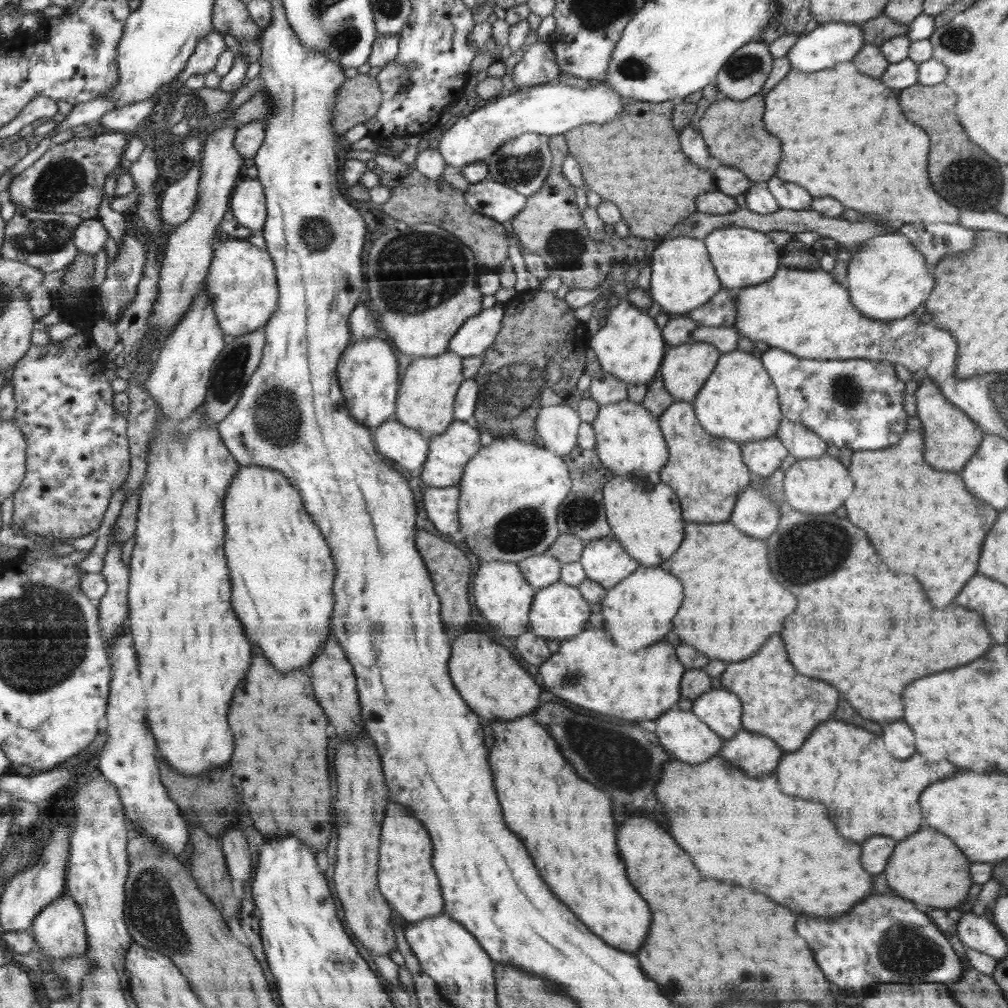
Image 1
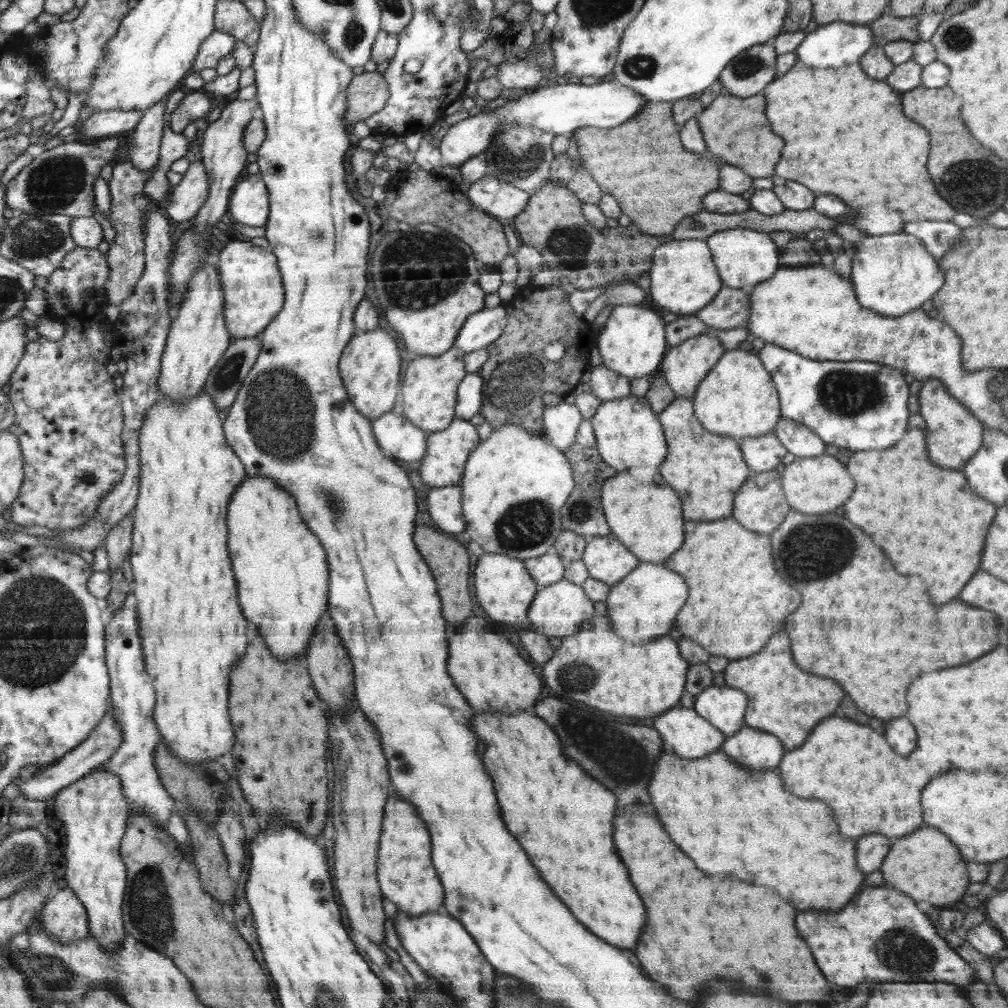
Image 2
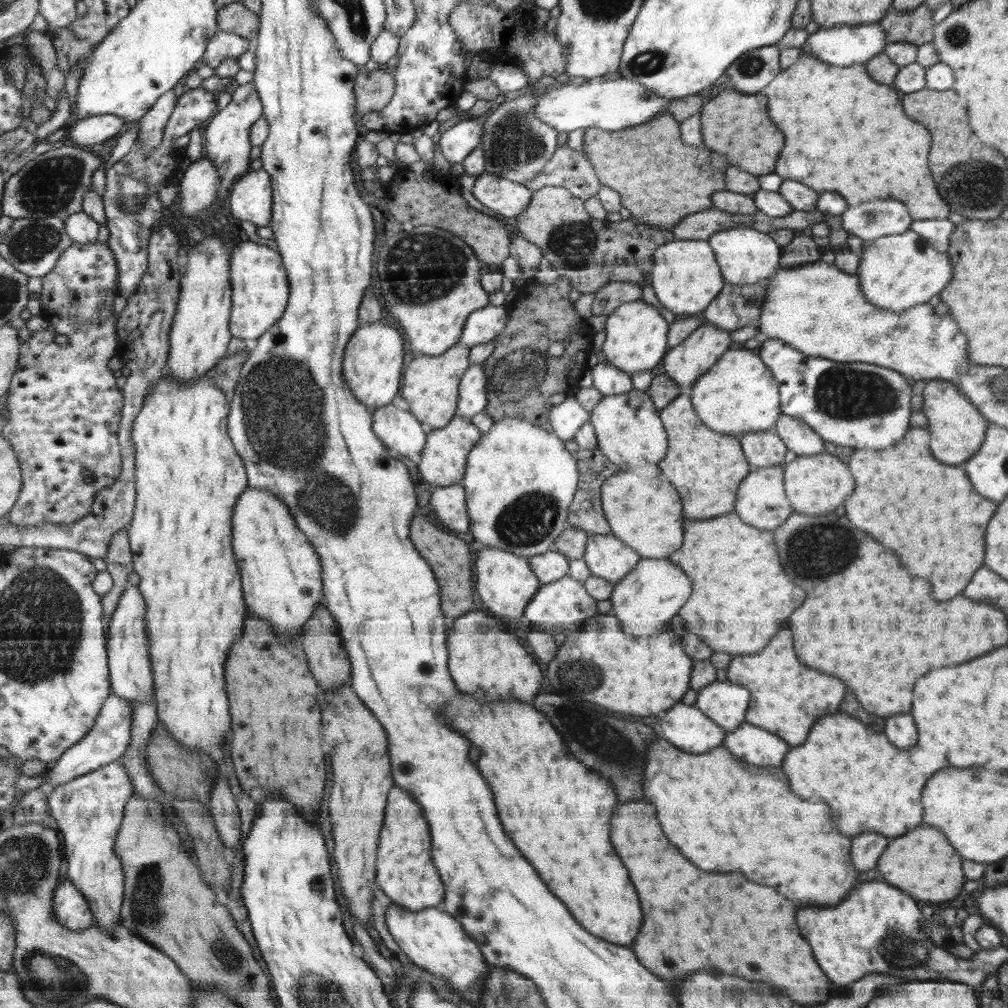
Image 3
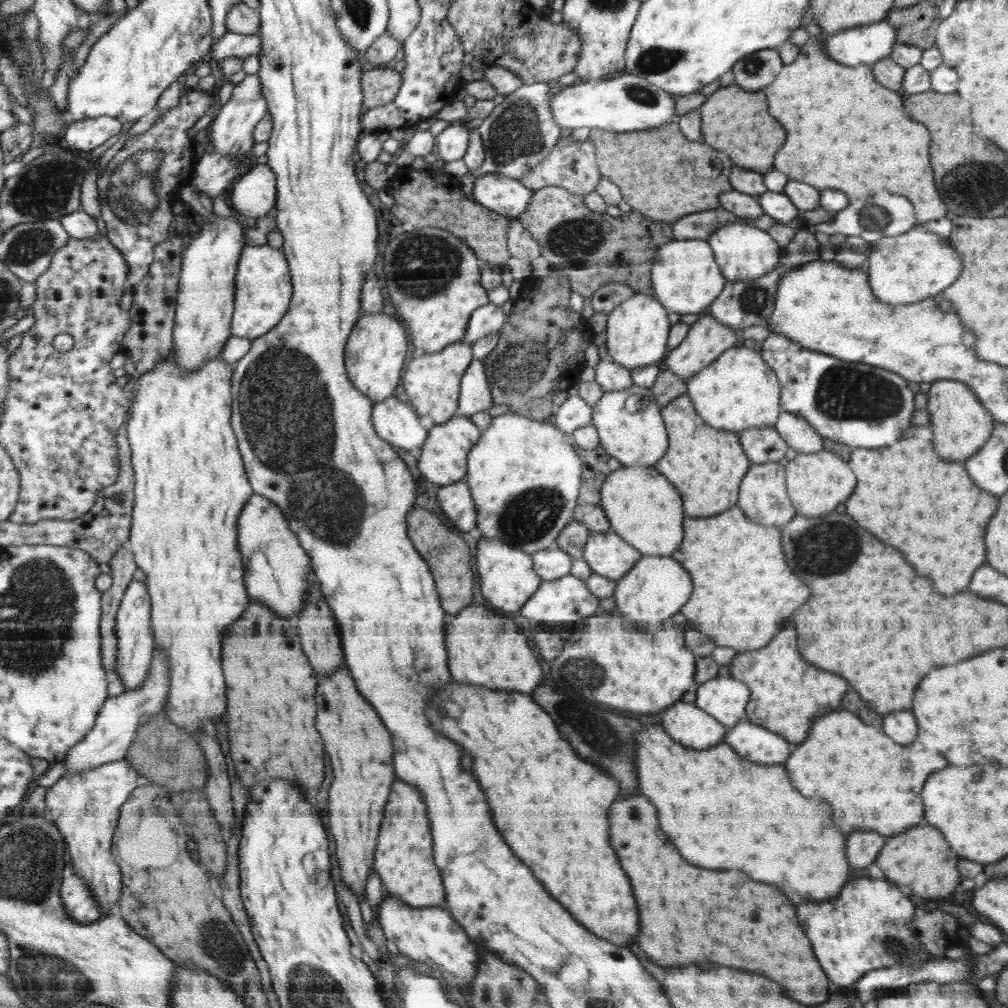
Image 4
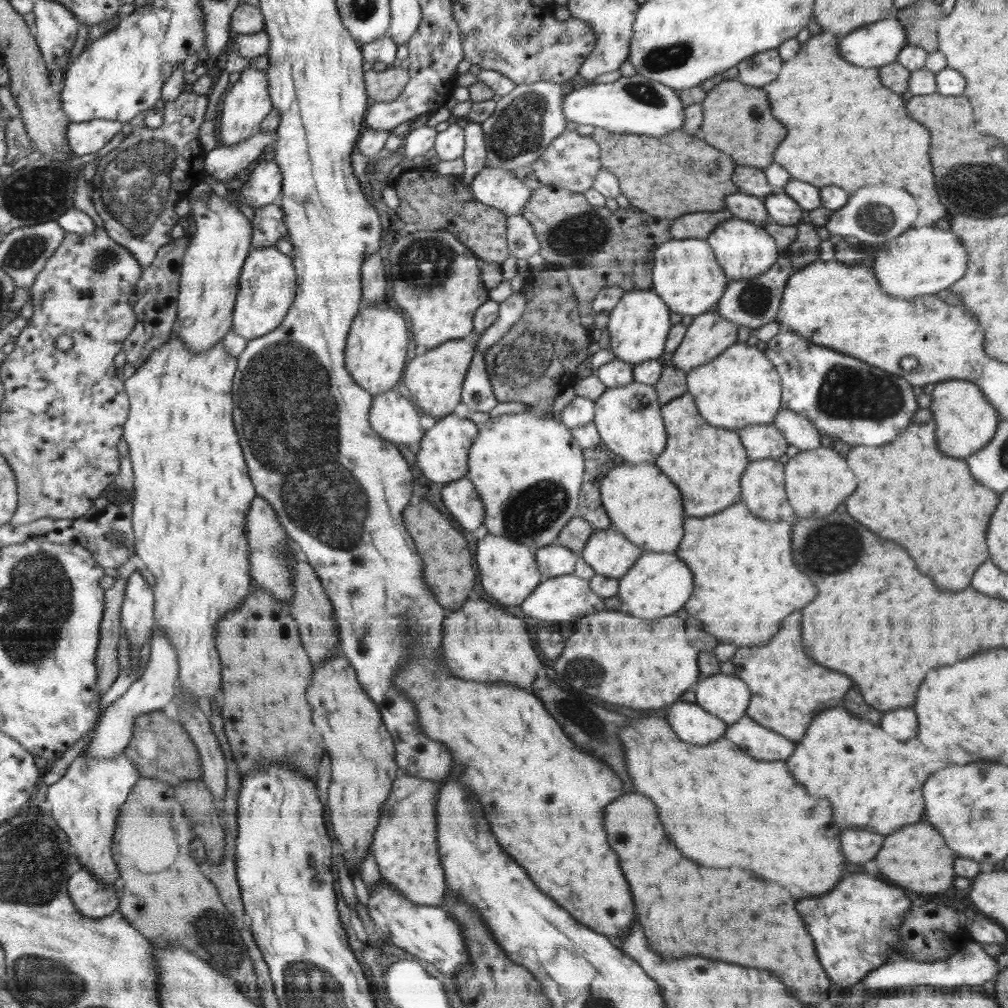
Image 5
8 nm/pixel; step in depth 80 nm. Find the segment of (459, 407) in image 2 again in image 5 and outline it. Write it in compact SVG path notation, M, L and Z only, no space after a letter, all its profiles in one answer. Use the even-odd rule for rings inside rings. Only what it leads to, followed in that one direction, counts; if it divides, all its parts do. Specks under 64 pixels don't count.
M476 351L476 356L468 369L463 386L462 404L474 412L489 413L499 402L493 393L488 373L486 372L484 352Z

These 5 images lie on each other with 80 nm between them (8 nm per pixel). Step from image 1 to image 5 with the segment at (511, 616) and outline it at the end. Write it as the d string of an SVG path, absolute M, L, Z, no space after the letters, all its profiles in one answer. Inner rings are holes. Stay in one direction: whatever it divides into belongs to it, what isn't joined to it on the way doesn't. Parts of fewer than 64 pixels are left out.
M487 534L477 540L476 564L480 570L480 584L492 600L502 606L519 606L541 584L542 572L535 561L535 553L523 543L504 536Z

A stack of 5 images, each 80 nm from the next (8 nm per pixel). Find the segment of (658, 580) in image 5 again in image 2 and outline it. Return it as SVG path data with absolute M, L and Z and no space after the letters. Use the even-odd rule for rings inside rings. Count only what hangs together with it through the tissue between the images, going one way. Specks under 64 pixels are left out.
M640 562L620 582L611 586L606 597L607 617L611 620L616 634L628 644L652 642L674 628L674 618L684 606L688 586L674 570L664 563Z

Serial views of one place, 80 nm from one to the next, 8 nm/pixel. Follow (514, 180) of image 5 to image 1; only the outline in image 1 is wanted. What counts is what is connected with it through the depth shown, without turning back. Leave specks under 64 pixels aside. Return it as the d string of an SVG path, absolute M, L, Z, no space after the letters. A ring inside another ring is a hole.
M490 177L468 186L464 195L472 211L504 223L517 217L528 201L526 195Z

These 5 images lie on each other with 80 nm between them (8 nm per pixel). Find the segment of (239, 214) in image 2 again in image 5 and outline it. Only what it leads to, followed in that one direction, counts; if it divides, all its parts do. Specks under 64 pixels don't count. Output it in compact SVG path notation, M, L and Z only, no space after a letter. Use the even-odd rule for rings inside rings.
M259 160L249 169L249 177L248 182L239 183L240 203L247 202L256 211L282 198L284 178L278 162Z

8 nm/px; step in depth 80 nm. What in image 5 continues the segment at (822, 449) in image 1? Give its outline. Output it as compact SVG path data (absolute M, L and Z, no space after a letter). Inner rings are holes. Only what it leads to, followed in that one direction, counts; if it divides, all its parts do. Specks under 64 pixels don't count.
M781 408L772 423L786 442L800 451L813 450L821 445L821 434L802 414Z

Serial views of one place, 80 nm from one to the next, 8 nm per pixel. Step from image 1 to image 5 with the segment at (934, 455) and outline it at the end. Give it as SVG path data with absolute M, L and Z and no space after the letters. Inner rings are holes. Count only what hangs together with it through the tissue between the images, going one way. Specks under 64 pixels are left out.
M950 379L936 383L929 409L935 422L938 448L946 456L954 456L954 458L967 459L979 452L992 440L1002 420L997 410L984 398L980 387L967 380Z

